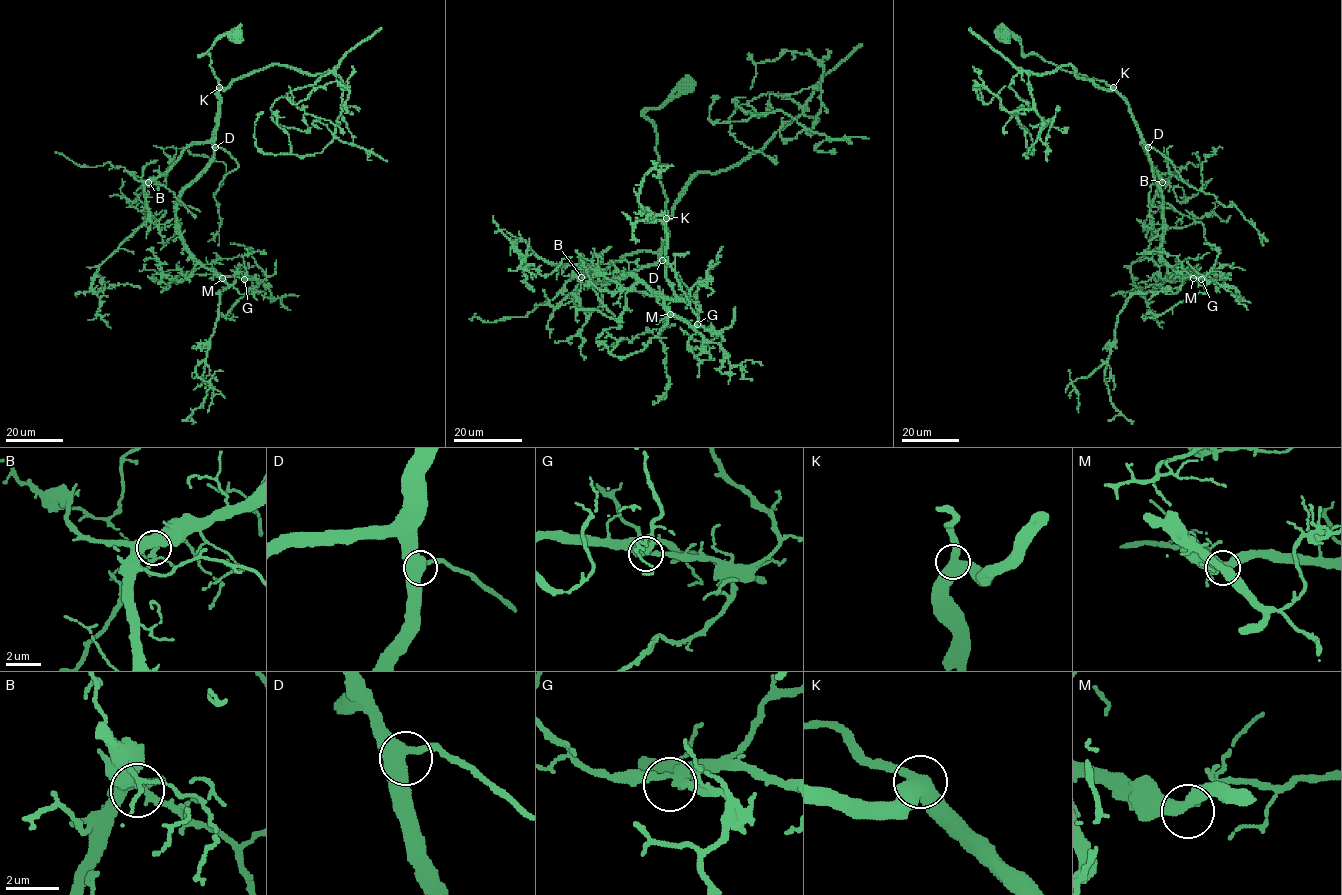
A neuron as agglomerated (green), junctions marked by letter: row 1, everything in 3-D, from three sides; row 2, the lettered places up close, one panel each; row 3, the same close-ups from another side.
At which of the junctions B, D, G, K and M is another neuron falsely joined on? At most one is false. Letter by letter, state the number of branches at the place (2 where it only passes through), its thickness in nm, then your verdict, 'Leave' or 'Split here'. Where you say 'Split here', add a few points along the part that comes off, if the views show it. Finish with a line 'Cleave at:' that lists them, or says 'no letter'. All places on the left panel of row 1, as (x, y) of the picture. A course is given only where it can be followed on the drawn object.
B: Branches: 3. Thickness 400 nm. Leave
D: Branches: 3. Thickness 480 nm. Leave
G: Branches: 3. Thickness 300 nm. Leave
K: Branches: 3. Thickness 500 nm. Leave
M: Branches: 3. Thickness 380 nm. Leave
Cleave at: no letter

